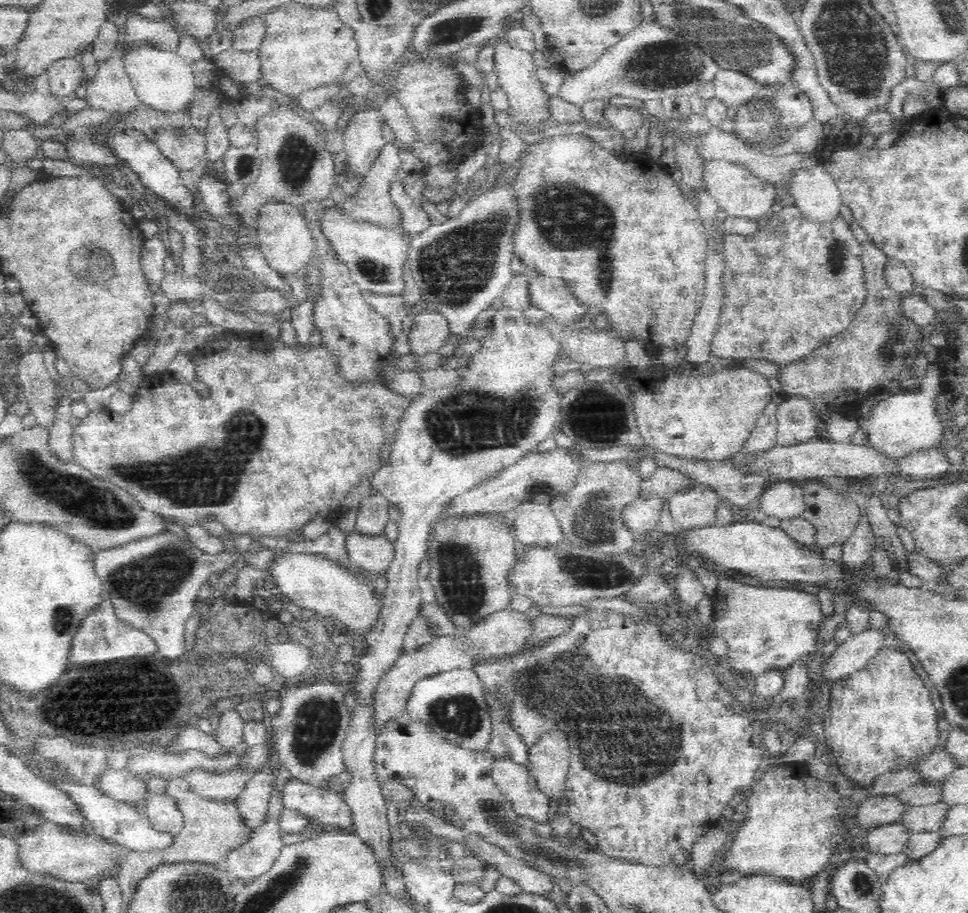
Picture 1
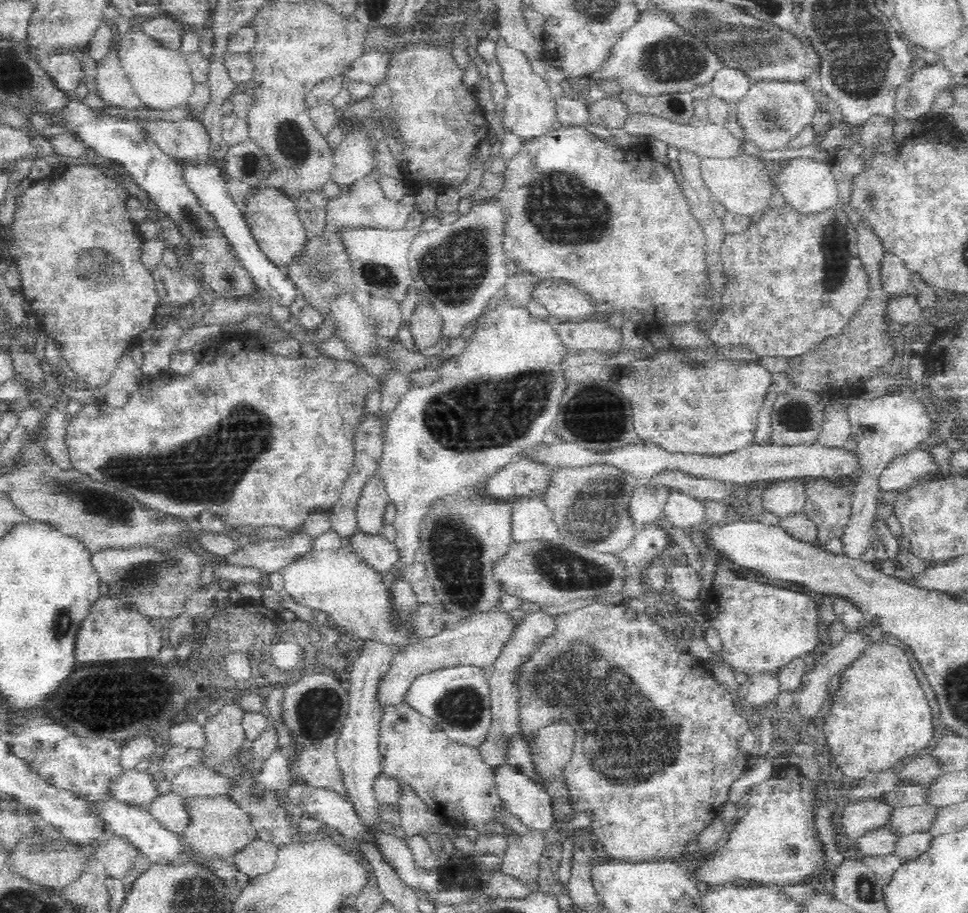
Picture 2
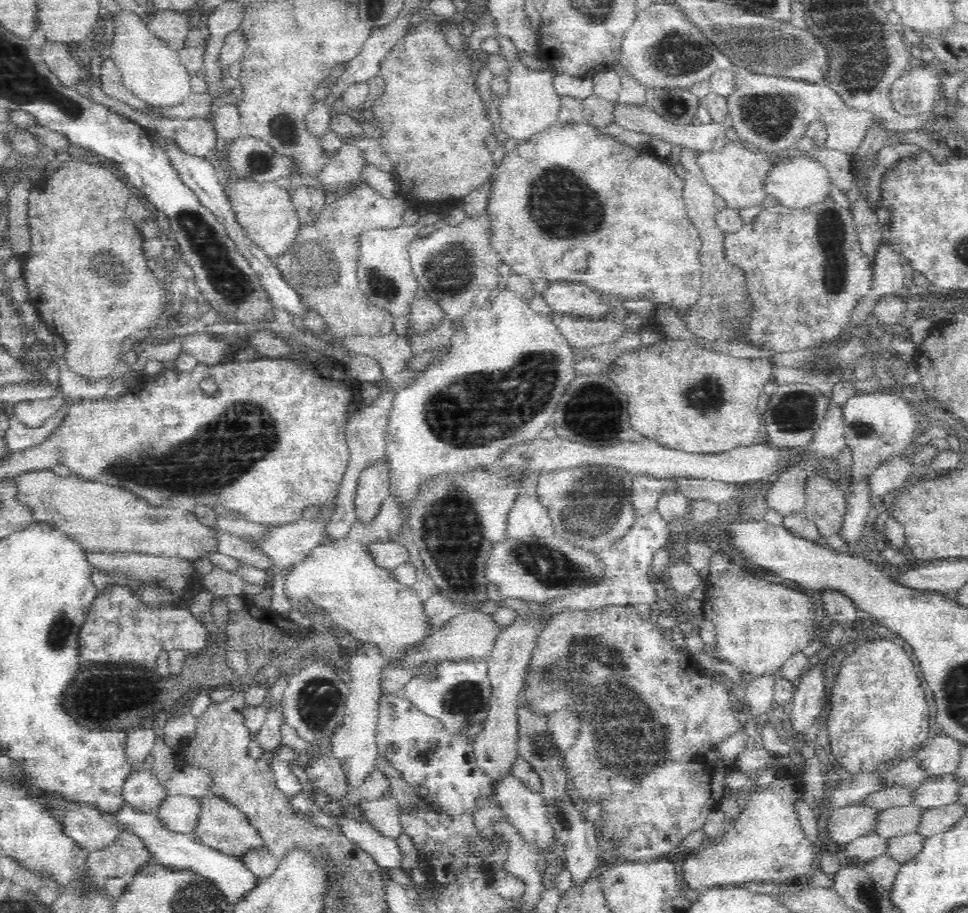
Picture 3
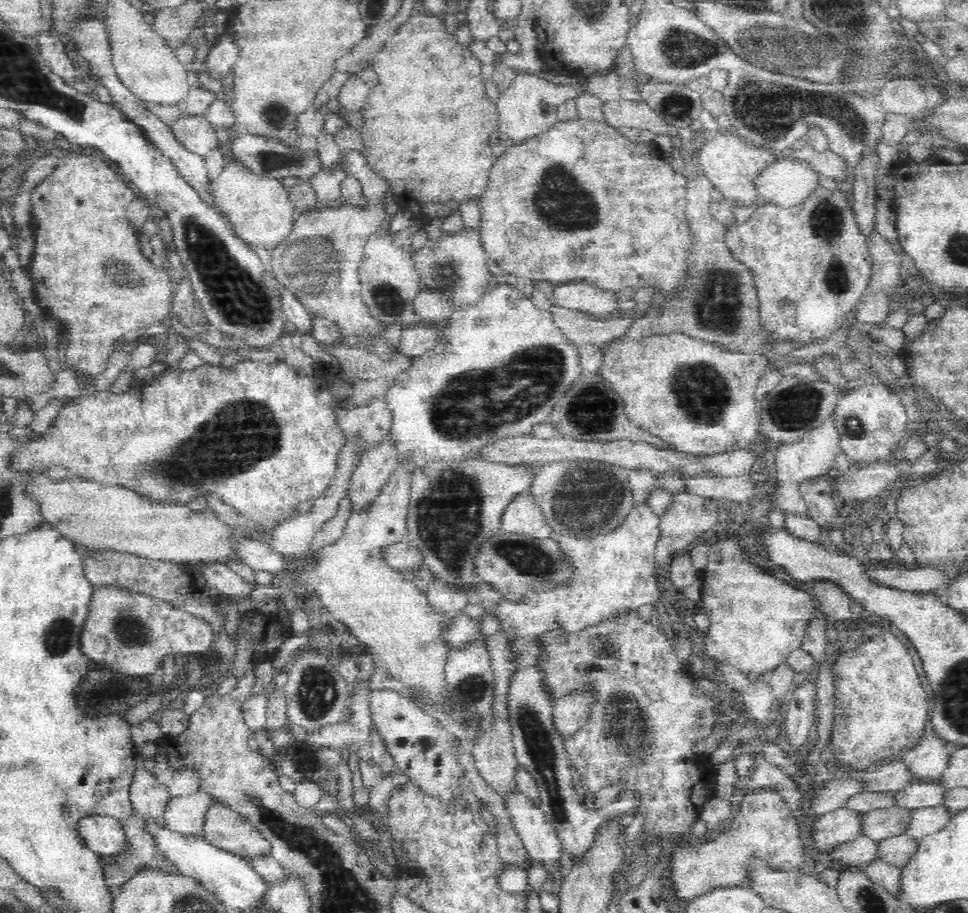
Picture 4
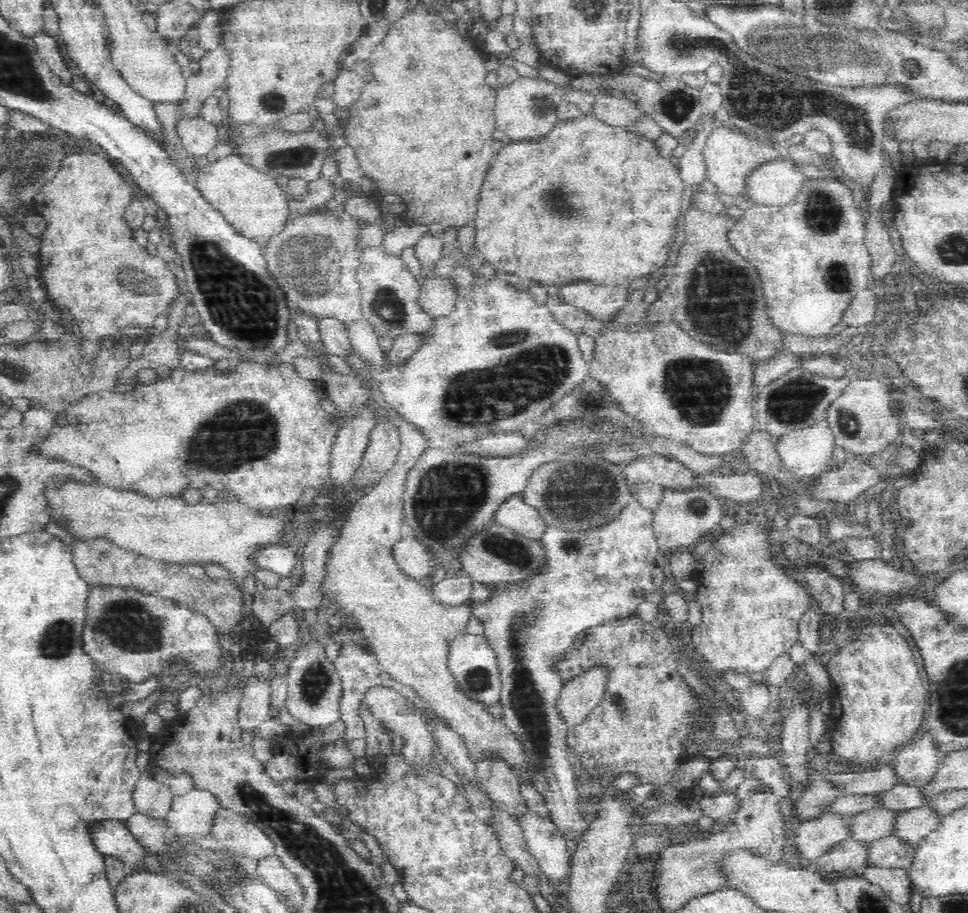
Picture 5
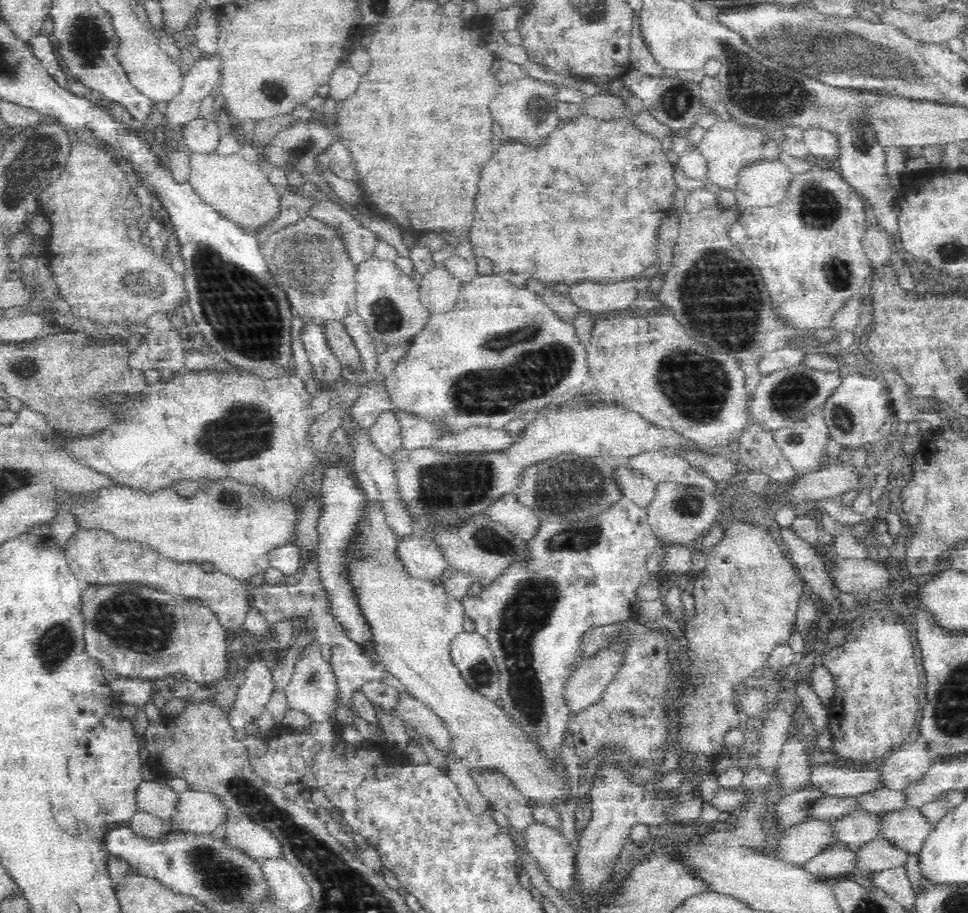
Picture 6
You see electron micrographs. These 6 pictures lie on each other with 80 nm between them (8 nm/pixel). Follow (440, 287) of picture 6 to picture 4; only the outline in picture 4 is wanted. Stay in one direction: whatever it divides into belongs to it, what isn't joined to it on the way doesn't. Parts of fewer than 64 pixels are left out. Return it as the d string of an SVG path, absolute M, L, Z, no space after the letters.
M423 286L414 300L414 309L422 319L427 320L425 326L432 326L434 322L450 318L455 308L450 295L438 289Z

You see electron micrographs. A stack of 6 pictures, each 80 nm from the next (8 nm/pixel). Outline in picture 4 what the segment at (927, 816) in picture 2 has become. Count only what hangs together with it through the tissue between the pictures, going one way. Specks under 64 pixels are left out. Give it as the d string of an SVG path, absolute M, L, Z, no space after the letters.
M894 805L865 812L861 816L861 836L877 843L904 834L910 815L910 809Z

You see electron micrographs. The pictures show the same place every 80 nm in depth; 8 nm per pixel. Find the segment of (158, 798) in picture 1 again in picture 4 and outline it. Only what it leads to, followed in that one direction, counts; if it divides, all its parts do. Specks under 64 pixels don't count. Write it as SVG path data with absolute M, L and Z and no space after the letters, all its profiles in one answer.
M200 790L188 796L171 796L161 819L163 826L184 836L201 837L206 814L215 801L211 794Z

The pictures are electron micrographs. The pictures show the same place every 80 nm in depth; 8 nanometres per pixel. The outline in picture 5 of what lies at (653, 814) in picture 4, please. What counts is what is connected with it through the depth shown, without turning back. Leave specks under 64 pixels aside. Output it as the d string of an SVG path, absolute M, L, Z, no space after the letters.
M635 615L600 624L580 633L572 651L556 665L558 665L558 673L564 680L570 680L592 665L602 663L610 667L609 684L602 702L598 703L584 720L568 727L567 747L576 752L586 772L596 781L606 773L611 775L611 779L621 772L634 774L640 784L658 786L653 797L677 803L682 797L684 787L676 787L672 780L684 758L684 748L687 746L684 744L684 737L692 732L691 718L697 715L698 697L676 669L676 653L662 628L663 623L646 623Z

